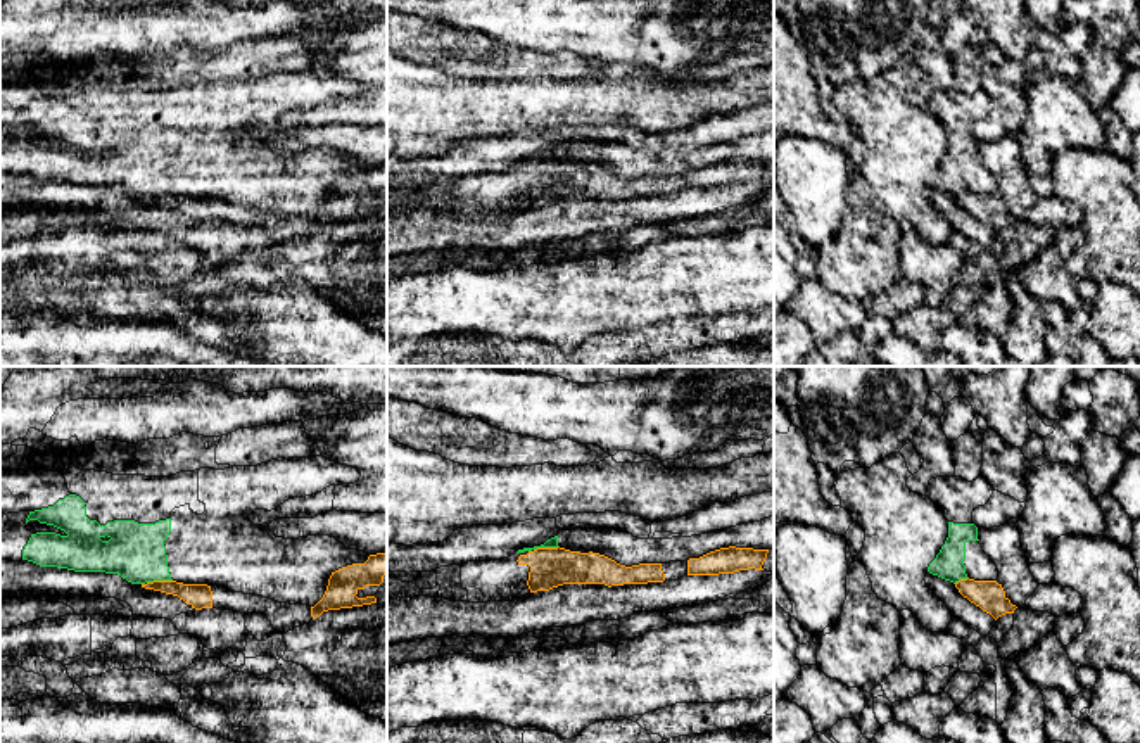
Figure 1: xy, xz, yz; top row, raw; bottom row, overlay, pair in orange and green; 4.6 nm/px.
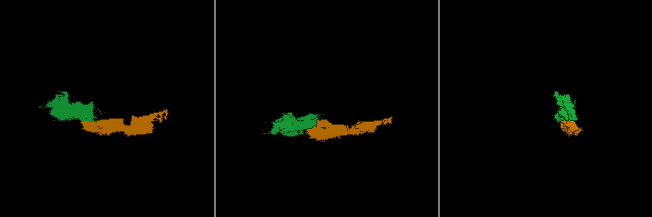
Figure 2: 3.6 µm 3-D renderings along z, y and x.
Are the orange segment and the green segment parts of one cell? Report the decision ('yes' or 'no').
no

